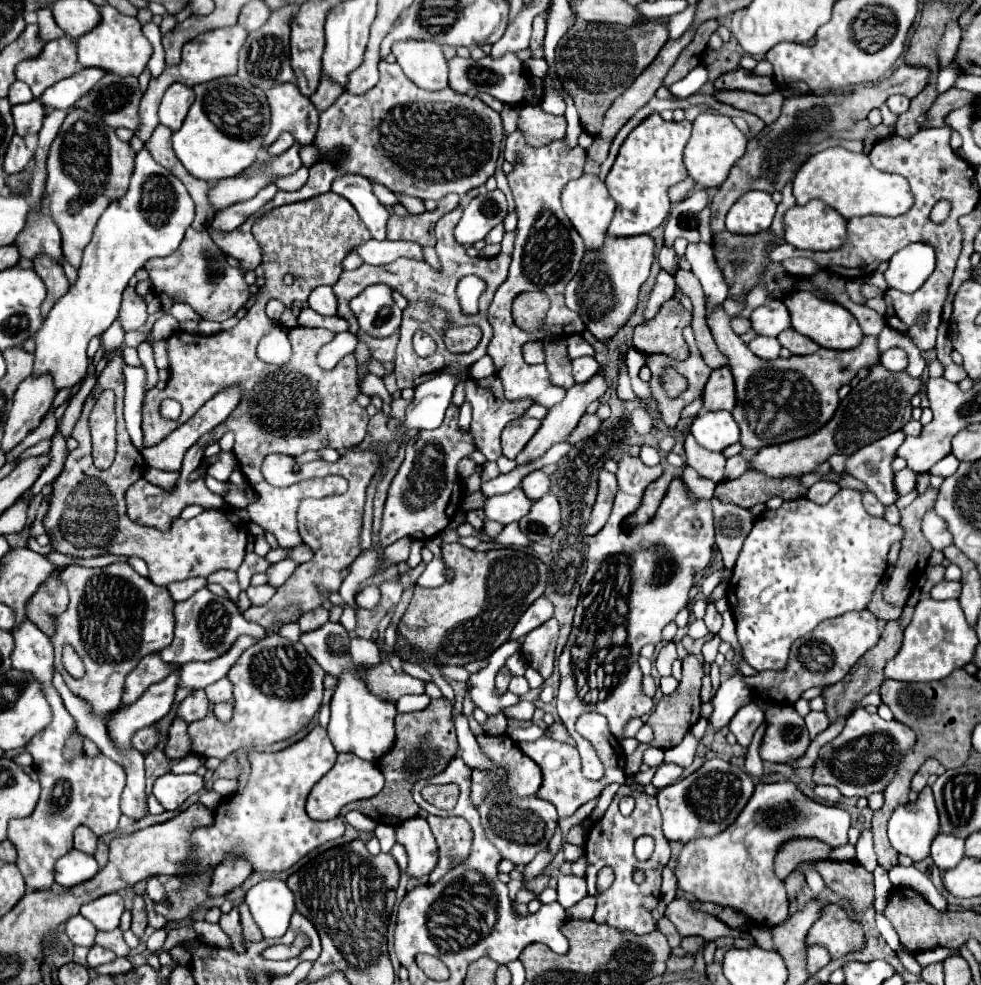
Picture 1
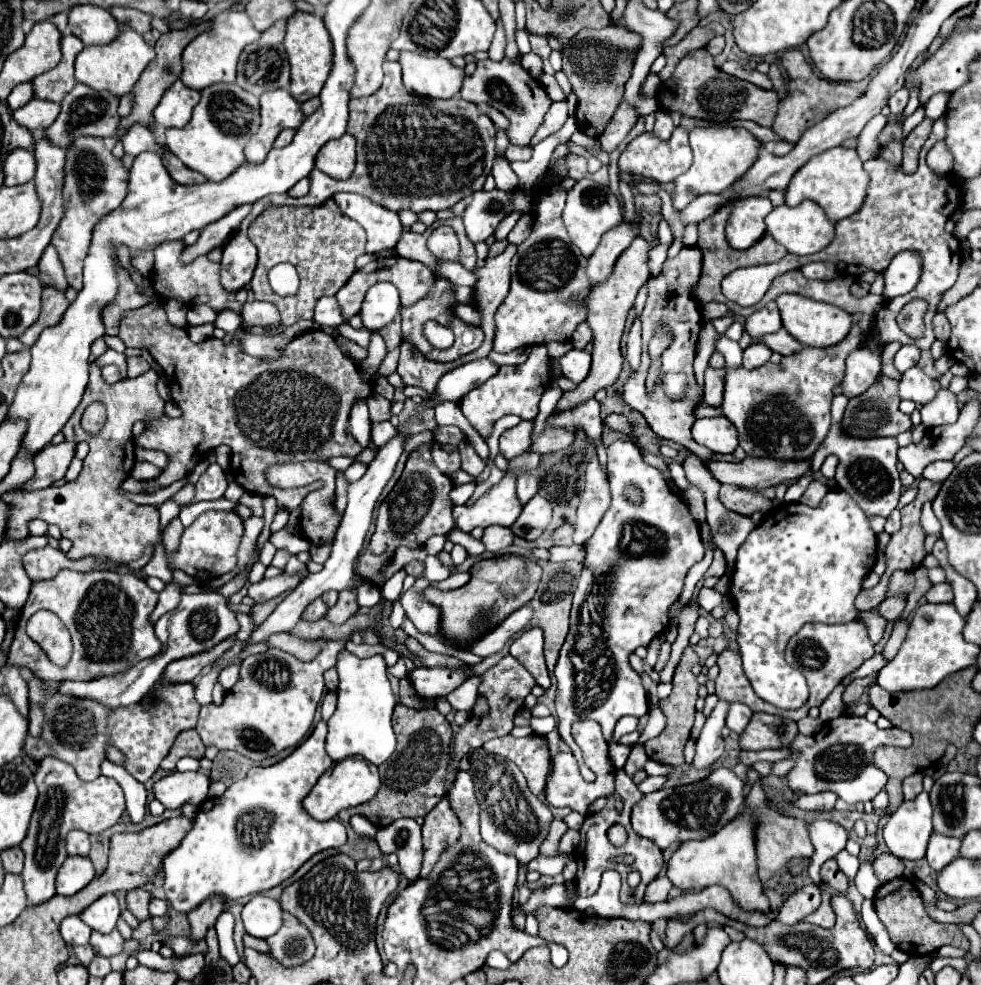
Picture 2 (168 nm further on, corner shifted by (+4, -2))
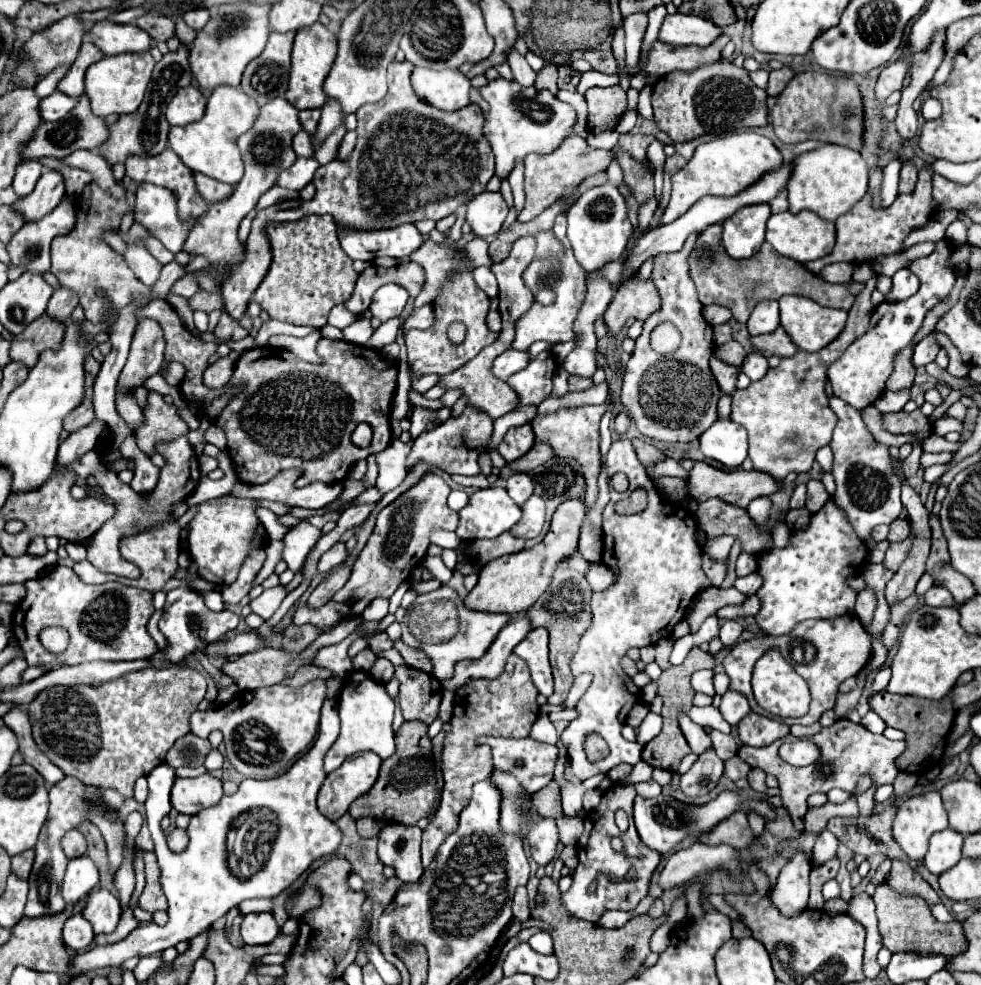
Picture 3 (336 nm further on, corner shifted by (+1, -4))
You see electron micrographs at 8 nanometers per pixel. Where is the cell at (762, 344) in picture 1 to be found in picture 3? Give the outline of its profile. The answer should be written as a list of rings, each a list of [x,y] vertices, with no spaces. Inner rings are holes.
[[[751,352],[745,356],[743,364],[741,364],[741,370],[751,378],[751,380],[761,380],[767,370],[769,370],[769,364],[767,364],[767,358],[761,354],[761,352]]]

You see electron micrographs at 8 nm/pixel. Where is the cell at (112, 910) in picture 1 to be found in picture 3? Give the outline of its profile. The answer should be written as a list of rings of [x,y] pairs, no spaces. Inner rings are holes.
[[[97,888],[91,894],[87,894],[81,914],[91,922],[95,934],[109,934],[119,922],[121,906],[109,890]]]

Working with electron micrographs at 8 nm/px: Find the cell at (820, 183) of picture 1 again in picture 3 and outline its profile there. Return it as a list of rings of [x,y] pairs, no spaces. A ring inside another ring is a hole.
[[[825,144],[815,150],[799,154],[791,164],[793,170],[787,182],[787,190],[789,210],[793,214],[801,210],[811,210],[821,218],[837,220],[839,216],[847,214],[867,194],[869,168],[857,150],[837,144]]]

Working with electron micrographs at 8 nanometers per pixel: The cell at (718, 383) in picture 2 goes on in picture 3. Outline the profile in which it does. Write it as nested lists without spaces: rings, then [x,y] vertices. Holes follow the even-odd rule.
[[[711,358],[711,372],[715,376],[715,380],[721,386],[721,392],[731,394],[735,390],[735,382],[737,382],[737,366],[731,366],[727,362],[721,362],[719,358]]]

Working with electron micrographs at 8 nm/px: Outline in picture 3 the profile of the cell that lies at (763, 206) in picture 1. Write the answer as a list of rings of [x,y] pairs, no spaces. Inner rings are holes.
[[[753,204],[739,208],[723,222],[723,246],[735,260],[747,260],[759,252],[765,242],[765,224],[771,216],[769,204]]]

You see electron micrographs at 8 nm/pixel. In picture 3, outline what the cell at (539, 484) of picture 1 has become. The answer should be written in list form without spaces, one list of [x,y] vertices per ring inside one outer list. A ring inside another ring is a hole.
[[[513,474],[507,480],[507,492],[521,506],[533,494],[533,482],[527,474]]]

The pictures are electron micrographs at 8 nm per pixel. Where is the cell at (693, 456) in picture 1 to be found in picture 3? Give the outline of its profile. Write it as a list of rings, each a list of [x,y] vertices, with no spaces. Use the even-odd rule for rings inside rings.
[[[691,234],[685,242],[685,248],[675,254],[659,254],[653,258],[653,274],[651,280],[657,286],[661,294],[661,310],[645,322],[641,336],[635,342],[635,350],[625,366],[625,376],[623,376],[623,388],[621,388],[621,404],[627,408],[629,418],[633,420],[635,428],[653,440],[663,440],[663,442],[691,442],[699,438],[715,420],[717,420],[717,402],[721,396],[721,390],[717,386],[717,380],[713,378],[709,370],[709,358],[713,356],[713,326],[703,318],[703,306],[697,300],[697,290],[695,282],[689,278],[689,266],[687,266],[687,256],[693,250],[693,244],[699,234]],[[659,322],[671,322],[679,332],[681,332],[681,346],[669,354],[661,356],[649,346],[651,332]]]

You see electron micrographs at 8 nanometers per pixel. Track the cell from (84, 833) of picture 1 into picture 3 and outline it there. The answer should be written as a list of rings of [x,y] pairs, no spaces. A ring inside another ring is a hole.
[[[69,830],[65,834],[65,838],[61,840],[61,846],[63,846],[63,852],[65,852],[67,858],[83,856],[85,850],[87,850],[87,842],[85,842],[85,838],[79,830]]]

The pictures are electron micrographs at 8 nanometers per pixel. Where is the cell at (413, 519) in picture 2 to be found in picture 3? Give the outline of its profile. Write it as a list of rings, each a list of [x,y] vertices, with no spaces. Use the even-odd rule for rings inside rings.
[[[427,474],[417,486],[407,490],[387,508],[383,508],[377,516],[377,524],[369,542],[365,544],[365,548],[361,550],[359,558],[353,564],[353,572],[347,584],[319,610],[309,608],[307,604],[299,606],[293,616],[293,624],[295,626],[313,624],[319,630],[327,630],[337,626],[341,620],[361,616],[361,612],[367,608],[371,600],[379,596],[391,598],[393,592],[399,588],[399,584],[409,580],[411,570],[423,562],[425,552],[429,548],[429,532],[433,528],[443,528],[443,530],[457,528],[459,514],[447,506],[449,492],[451,490],[441,476]]]

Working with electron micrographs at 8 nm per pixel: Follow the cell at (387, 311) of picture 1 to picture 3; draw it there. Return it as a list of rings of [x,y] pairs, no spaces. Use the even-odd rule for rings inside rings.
[[[385,284],[375,292],[369,310],[375,318],[379,318],[381,322],[387,322],[389,318],[401,316],[403,308],[407,304],[407,298],[409,298],[409,294],[405,288],[401,288],[397,284]]]

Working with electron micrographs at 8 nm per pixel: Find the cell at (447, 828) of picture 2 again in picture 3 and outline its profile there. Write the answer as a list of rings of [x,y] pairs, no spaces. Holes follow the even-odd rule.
[[[515,654],[507,658],[507,664],[501,676],[493,680],[477,678],[455,692],[455,710],[451,717],[451,730],[445,734],[443,750],[441,750],[441,772],[443,772],[445,786],[441,792],[439,808],[429,818],[429,826],[423,830],[421,854],[423,854],[425,868],[431,864],[443,840],[455,830],[461,810],[469,804],[473,784],[481,780],[489,780],[495,770],[491,762],[489,746],[477,746],[477,738],[481,734],[503,736],[503,738],[527,738],[531,732],[531,726],[535,724],[539,716],[539,704],[535,702],[537,694],[539,692],[531,682],[527,664]]]

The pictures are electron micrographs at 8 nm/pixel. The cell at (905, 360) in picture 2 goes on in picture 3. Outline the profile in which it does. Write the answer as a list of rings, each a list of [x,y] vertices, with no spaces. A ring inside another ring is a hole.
[[[929,334],[925,340],[921,340],[921,342],[915,346],[913,364],[915,364],[915,366],[927,366],[929,362],[935,360],[939,348],[941,348],[941,346],[939,346],[939,342],[935,340],[935,336]]]

